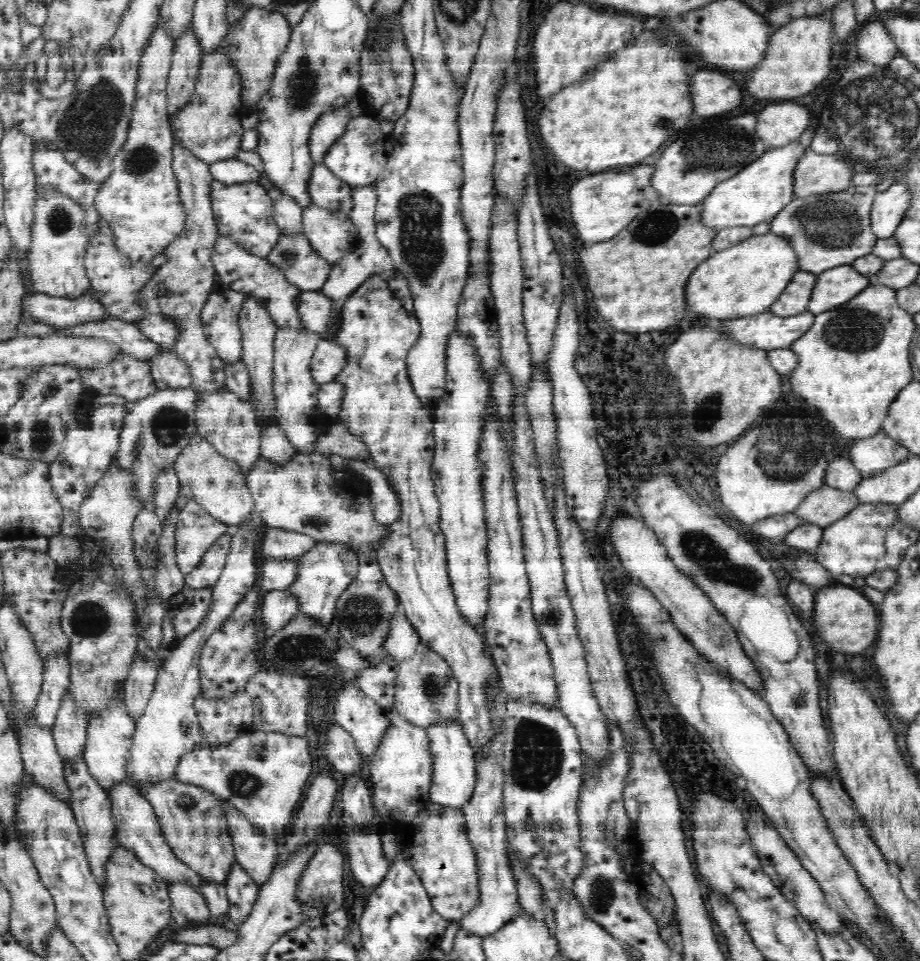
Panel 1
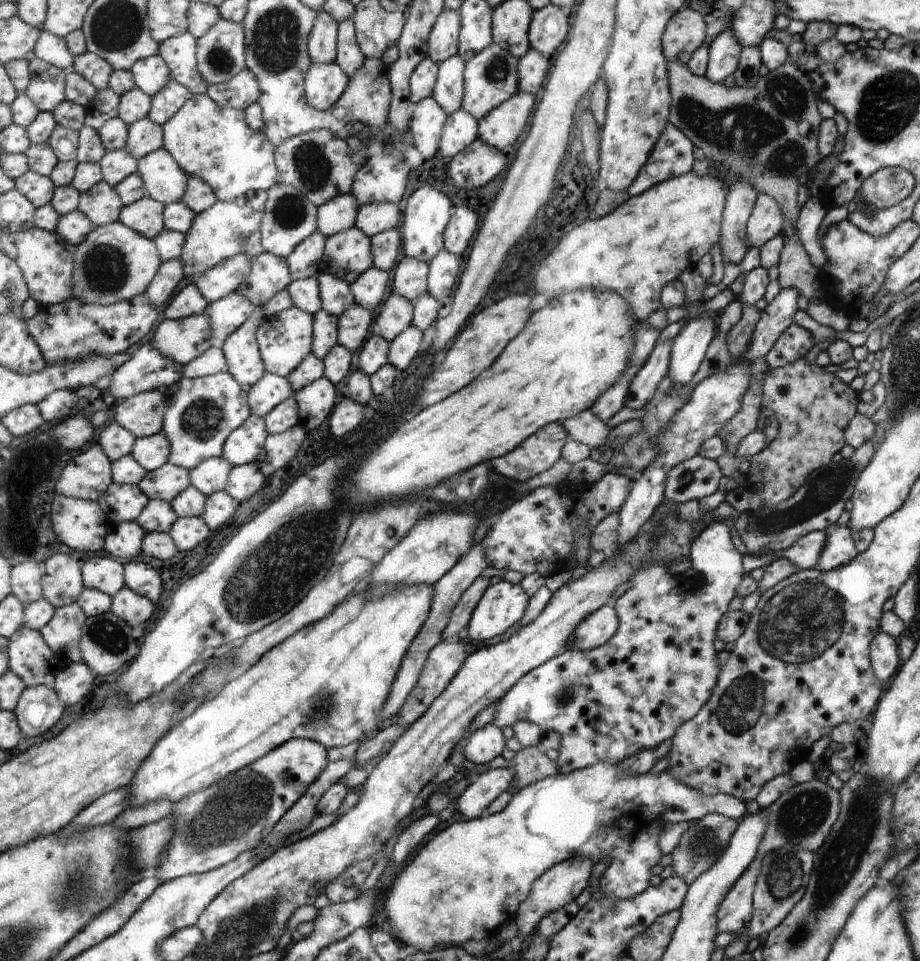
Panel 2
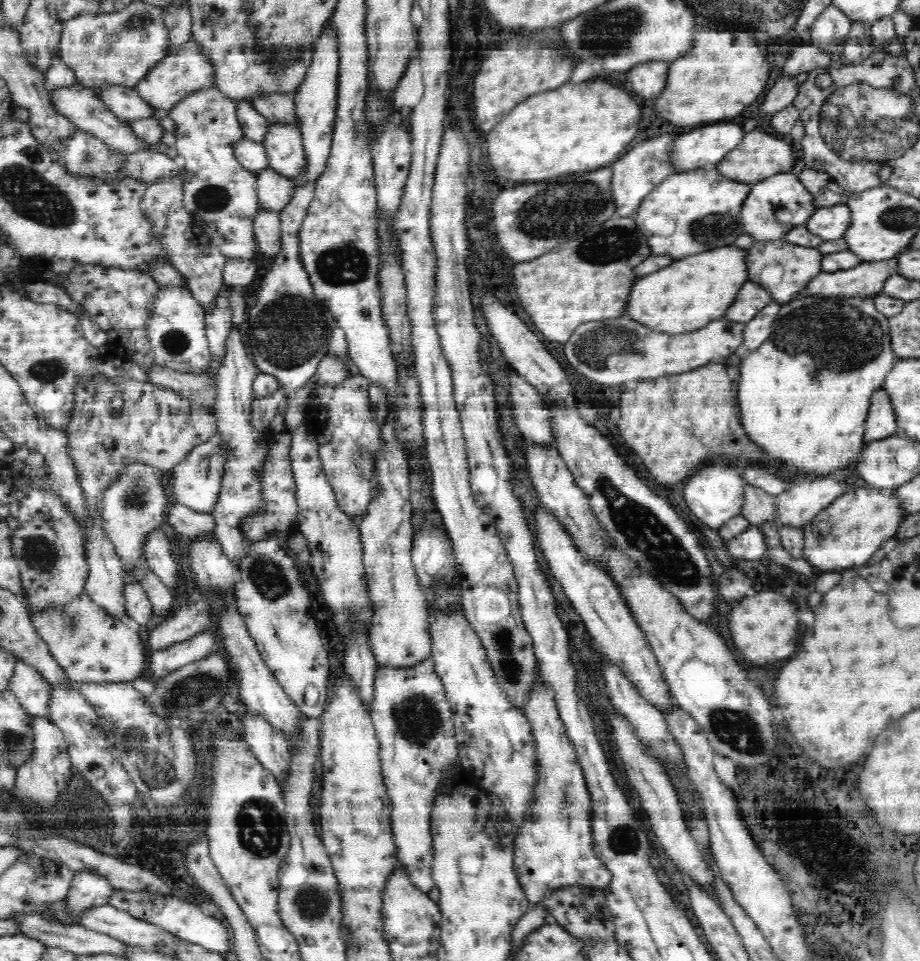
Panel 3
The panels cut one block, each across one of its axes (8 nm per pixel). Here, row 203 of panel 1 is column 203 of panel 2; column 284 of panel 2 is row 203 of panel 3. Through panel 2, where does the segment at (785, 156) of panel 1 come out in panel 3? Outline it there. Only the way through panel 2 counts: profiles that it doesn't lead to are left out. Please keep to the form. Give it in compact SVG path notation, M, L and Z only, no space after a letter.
M702 167L681 173L674 173L663 183L656 186L655 190L644 200L640 201L635 212L635 225L646 234L648 246L652 246L651 254L668 254L675 260L688 255L712 250L718 246L734 245L736 238L745 233L741 221L741 210L744 199L750 194L752 185L726 178L715 167Z

